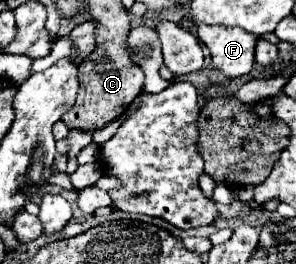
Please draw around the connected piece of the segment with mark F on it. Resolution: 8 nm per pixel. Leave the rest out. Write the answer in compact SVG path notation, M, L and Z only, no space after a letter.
M197 24L197 36L211 50L213 66L225 76L239 78L251 72L259 36L253 36L237 26L209 24Z

